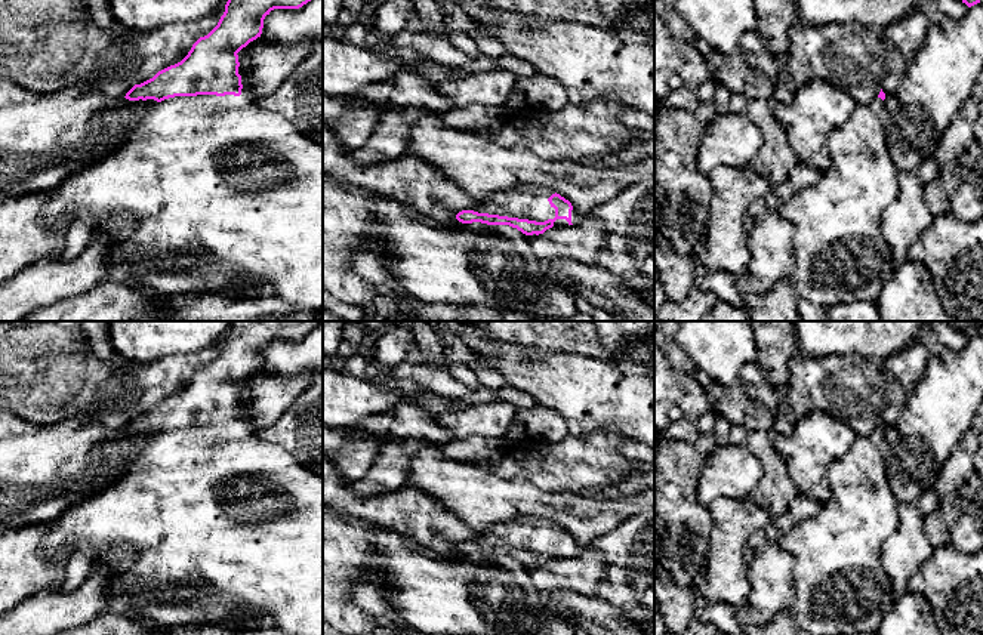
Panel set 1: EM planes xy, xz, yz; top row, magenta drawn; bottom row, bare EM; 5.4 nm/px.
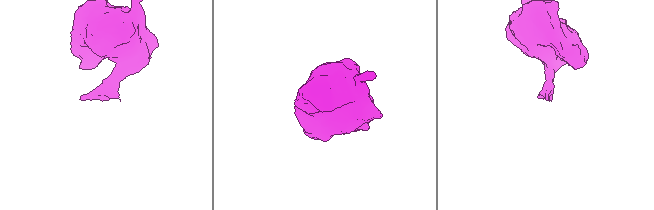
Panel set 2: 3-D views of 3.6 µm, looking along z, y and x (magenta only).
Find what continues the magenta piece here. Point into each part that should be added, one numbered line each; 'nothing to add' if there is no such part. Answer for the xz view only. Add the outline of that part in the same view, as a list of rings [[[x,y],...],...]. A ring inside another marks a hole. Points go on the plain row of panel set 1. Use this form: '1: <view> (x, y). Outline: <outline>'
1: xz (527, 533). Outline: [[[521,517],[478,531],[471,540],[478,545],[545,554],[555,549],[555,540],[548,530],[555,523],[539,517]]]

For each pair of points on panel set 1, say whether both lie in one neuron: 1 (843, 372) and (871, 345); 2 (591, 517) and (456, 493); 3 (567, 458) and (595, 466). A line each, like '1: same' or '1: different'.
1: different
2: same
3: same

